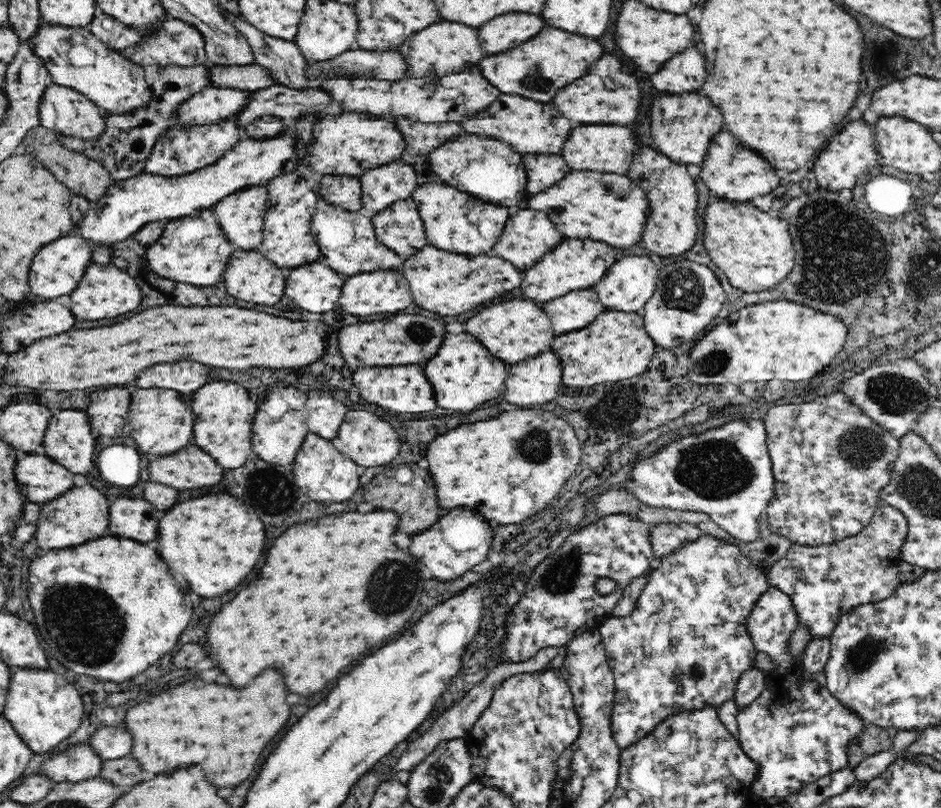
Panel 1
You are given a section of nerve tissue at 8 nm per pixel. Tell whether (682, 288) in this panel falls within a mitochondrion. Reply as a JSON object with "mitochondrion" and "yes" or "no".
{"mitochondrion":"yes"}

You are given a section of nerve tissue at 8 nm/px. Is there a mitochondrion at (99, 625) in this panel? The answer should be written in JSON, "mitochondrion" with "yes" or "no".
{"mitochondrion":"yes"}

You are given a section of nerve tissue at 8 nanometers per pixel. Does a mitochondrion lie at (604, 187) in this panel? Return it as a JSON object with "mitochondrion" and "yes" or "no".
{"mitochondrion":"yes"}

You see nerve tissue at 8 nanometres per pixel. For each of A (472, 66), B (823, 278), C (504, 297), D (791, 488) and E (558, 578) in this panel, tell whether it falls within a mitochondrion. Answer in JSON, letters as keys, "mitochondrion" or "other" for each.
{"A":"other","B":"mitochondrion","C":"other","D":"other","E":"mitochondrion"}

